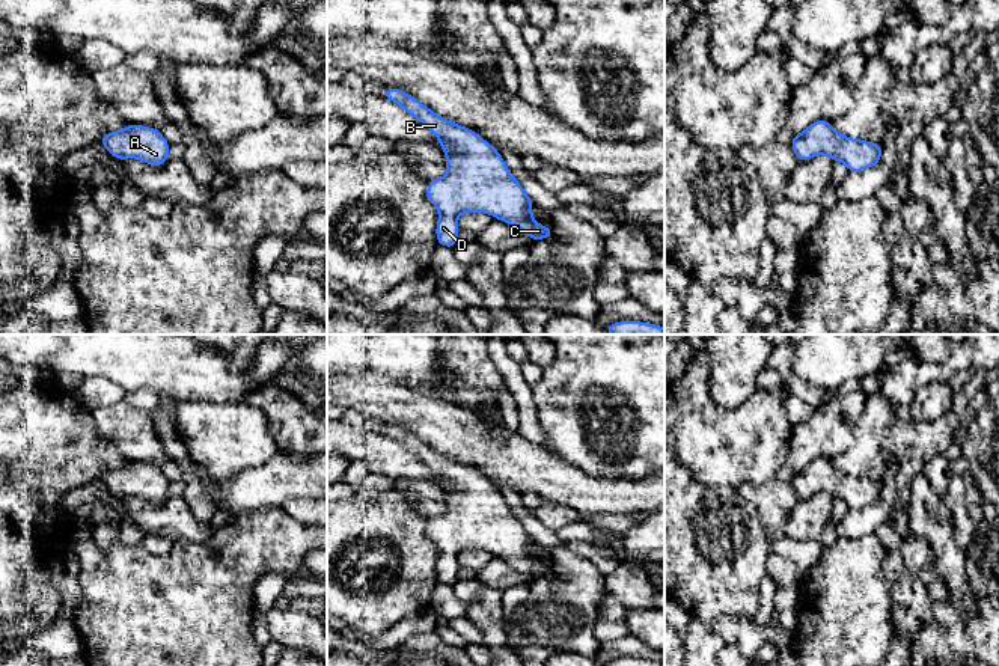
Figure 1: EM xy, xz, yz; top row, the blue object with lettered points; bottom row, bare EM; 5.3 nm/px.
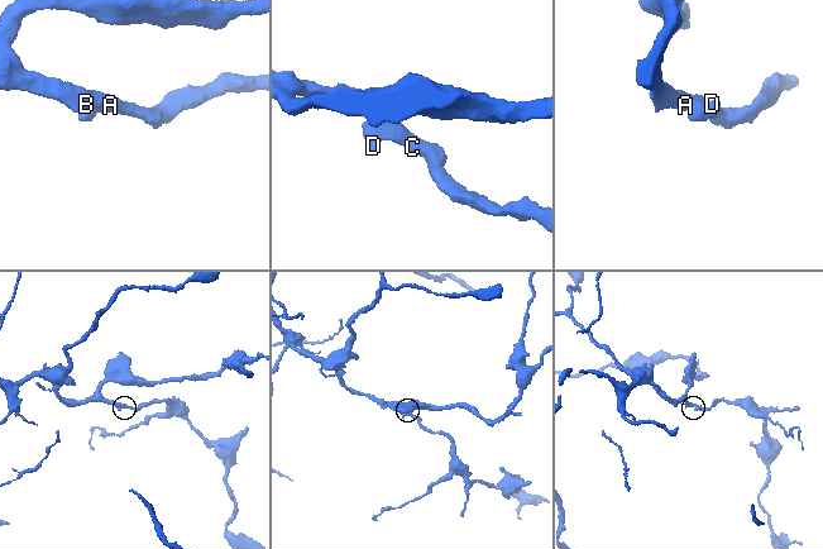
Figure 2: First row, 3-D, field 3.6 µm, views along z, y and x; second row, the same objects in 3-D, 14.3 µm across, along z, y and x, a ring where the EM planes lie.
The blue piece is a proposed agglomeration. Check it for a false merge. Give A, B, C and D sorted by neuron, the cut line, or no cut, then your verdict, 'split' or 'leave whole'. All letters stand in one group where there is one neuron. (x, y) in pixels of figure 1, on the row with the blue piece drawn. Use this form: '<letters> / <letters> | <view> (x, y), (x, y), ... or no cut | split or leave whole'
A B C D | no cut | leave whole

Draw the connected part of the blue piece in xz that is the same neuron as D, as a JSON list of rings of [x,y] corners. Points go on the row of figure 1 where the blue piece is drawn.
[[[387,87],[381,96],[396,102],[422,122],[441,143],[448,155],[446,175],[429,179],[426,199],[437,208],[437,243],[454,249],[460,231],[457,218],[467,212],[487,212],[506,225],[520,228],[532,241],[551,238],[553,228],[544,228],[532,217],[533,200],[511,175],[503,157],[473,130],[435,115],[414,96],[398,87]]]

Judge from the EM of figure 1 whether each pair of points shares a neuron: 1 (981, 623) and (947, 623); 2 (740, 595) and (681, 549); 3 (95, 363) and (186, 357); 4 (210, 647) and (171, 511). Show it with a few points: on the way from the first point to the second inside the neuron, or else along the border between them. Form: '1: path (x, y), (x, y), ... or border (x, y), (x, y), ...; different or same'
1: border (965, 623), (974, 650); different
2: path (725, 580), (717, 573), (711, 573), (696, 558); same
3: path (118, 357), (163, 357); same
4: border (213, 531), (202, 541), (175, 541); different

